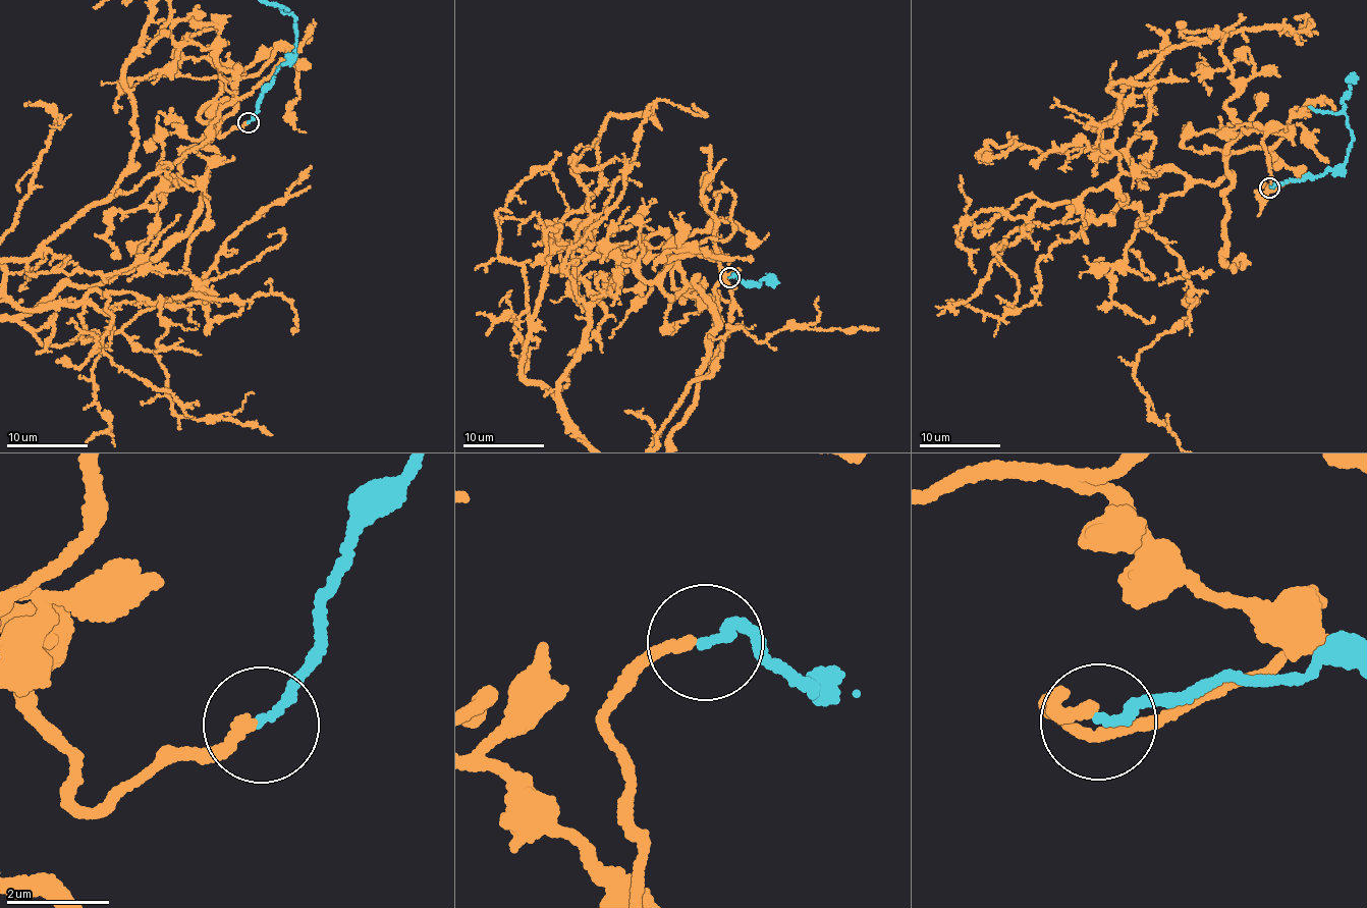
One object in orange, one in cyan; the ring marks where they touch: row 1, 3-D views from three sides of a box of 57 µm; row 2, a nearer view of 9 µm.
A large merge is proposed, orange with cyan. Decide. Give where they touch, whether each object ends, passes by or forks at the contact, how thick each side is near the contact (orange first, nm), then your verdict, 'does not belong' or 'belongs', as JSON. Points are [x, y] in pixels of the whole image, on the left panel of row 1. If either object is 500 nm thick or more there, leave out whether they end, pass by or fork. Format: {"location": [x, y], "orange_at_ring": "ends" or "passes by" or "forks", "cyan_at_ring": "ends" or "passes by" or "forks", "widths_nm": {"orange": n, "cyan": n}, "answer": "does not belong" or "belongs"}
{"location": [248, 122], "orange_at_ring": "ends", "cyan_at_ring": "ends", "widths_nm": {"orange": 190, "cyan": 170}, "answer": "does not belong"}

